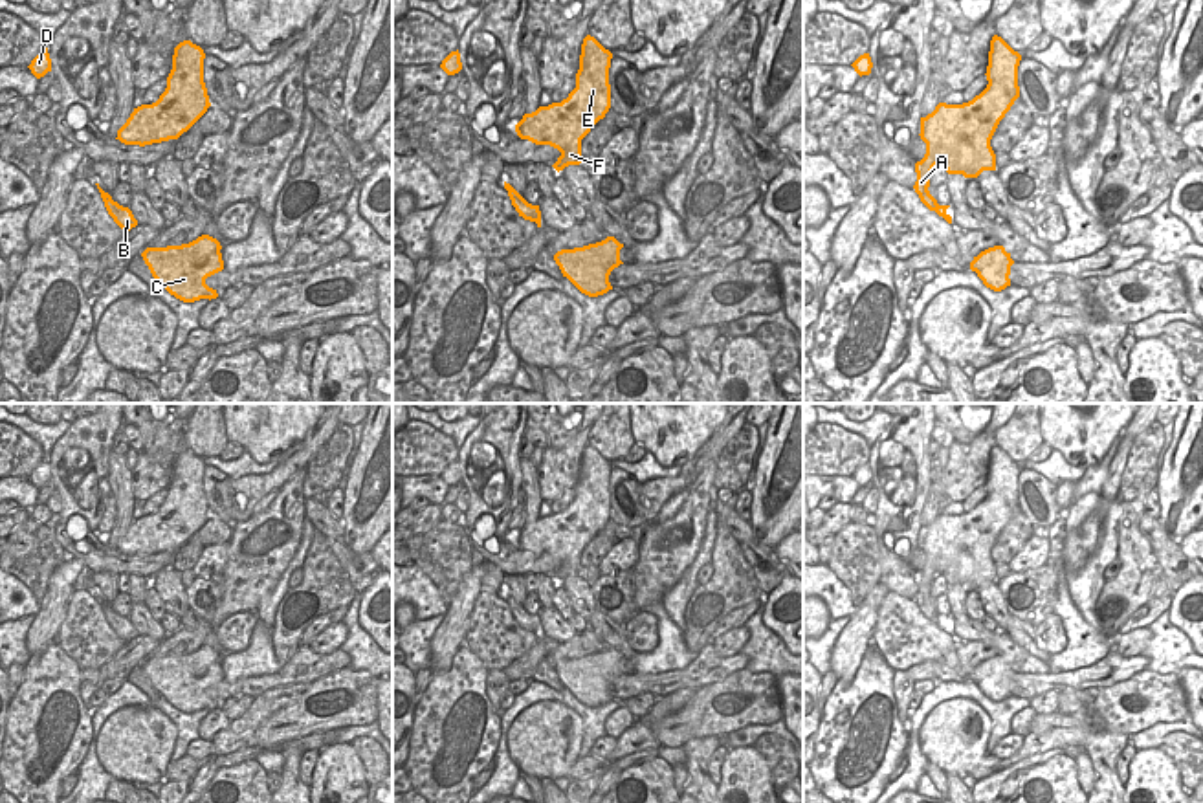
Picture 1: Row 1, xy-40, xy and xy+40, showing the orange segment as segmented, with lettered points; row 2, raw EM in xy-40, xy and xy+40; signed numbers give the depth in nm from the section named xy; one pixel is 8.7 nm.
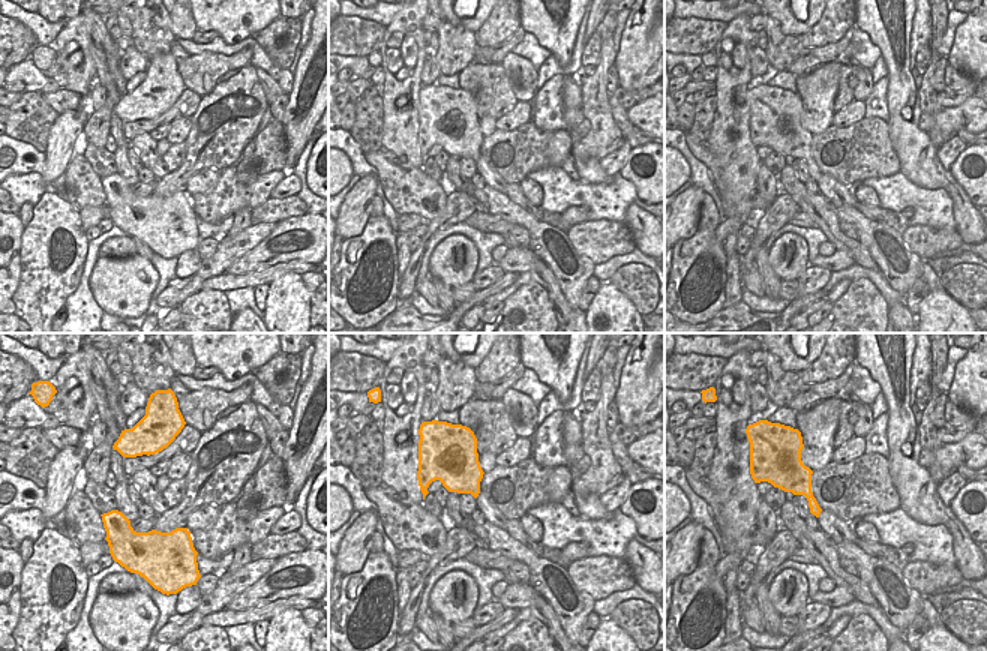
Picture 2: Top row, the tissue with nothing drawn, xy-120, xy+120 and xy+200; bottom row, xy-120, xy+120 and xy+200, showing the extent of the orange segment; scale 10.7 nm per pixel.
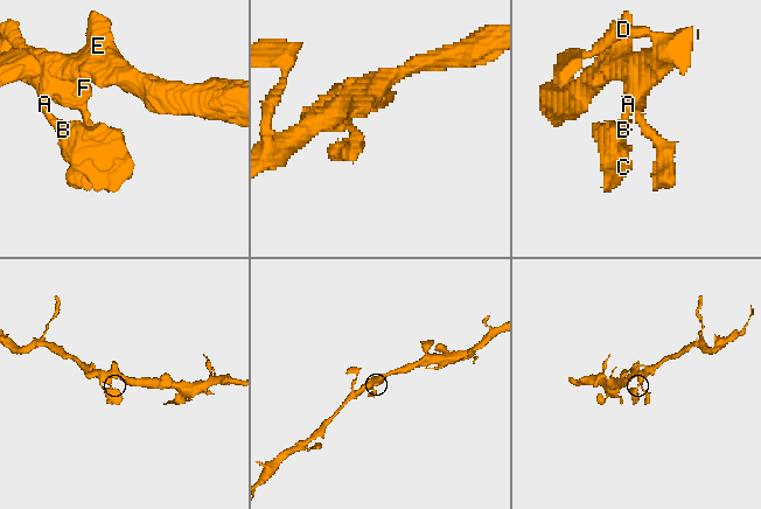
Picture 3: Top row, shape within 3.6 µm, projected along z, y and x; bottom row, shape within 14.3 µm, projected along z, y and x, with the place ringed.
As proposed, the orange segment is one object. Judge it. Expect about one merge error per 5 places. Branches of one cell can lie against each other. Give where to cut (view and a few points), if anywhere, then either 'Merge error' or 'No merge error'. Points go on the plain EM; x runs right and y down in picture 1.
No split. No merge error.

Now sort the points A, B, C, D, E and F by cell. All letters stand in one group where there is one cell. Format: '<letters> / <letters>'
A B C D E F

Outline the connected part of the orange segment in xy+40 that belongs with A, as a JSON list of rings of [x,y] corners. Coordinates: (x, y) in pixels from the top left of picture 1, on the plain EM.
[[[1001,447],[990,451],[987,499],[963,515],[939,513],[932,524],[921,528],[921,550],[926,565],[915,574],[917,592],[913,596],[921,612],[952,634],[946,623],[950,616],[939,616],[930,605],[930,585],[943,576],[948,585],[977,588],[983,581],[996,581],[996,565],[990,550],[1020,508],[1018,477],[1021,466]]]

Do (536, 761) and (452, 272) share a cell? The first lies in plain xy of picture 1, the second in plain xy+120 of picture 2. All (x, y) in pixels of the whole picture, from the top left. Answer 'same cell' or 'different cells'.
same cell

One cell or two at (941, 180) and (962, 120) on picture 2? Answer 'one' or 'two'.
two

